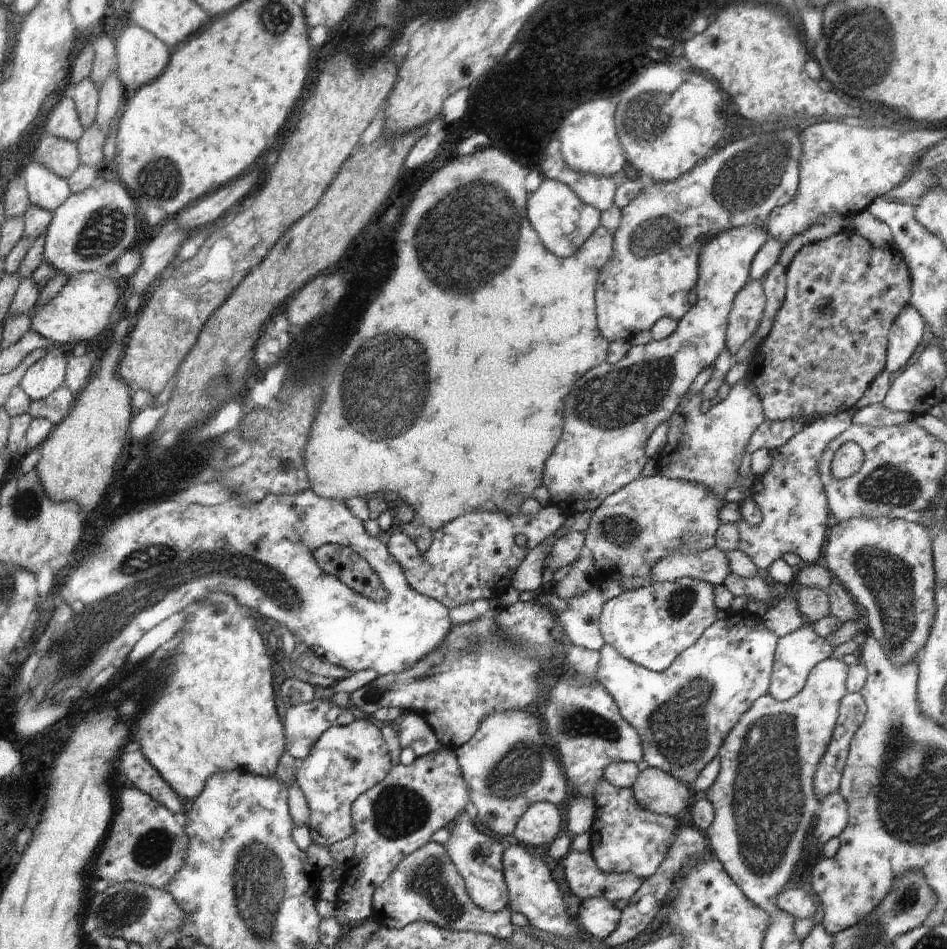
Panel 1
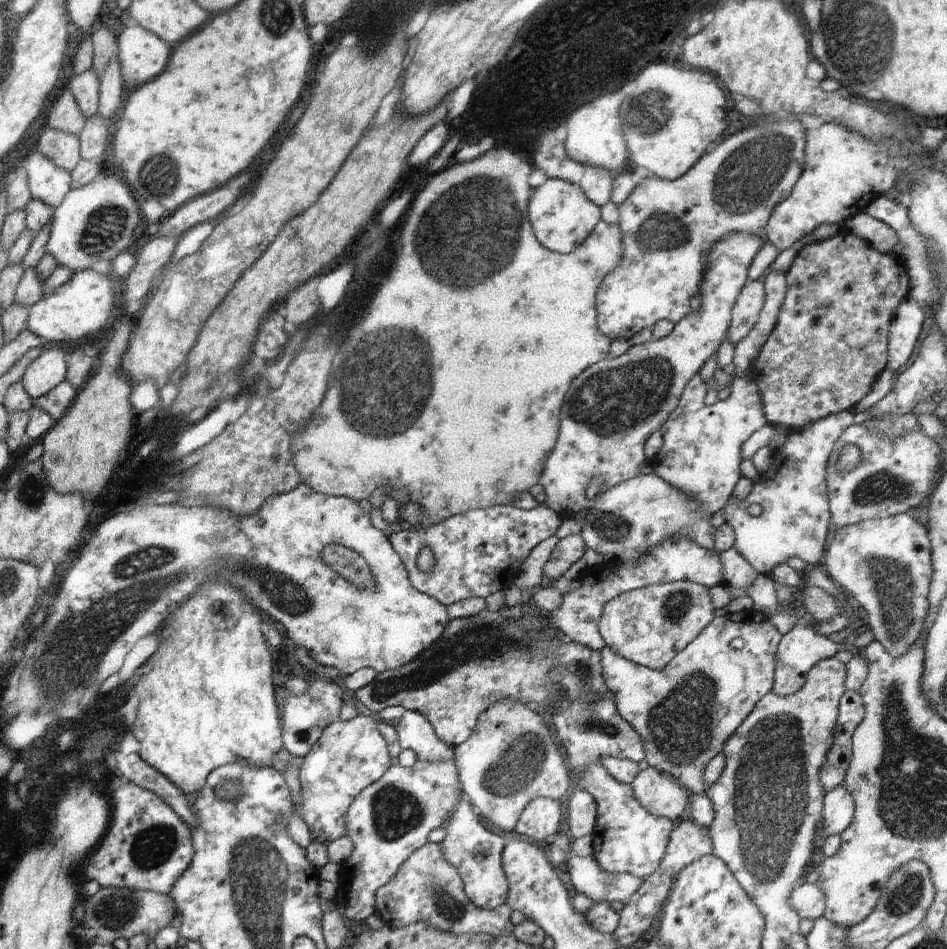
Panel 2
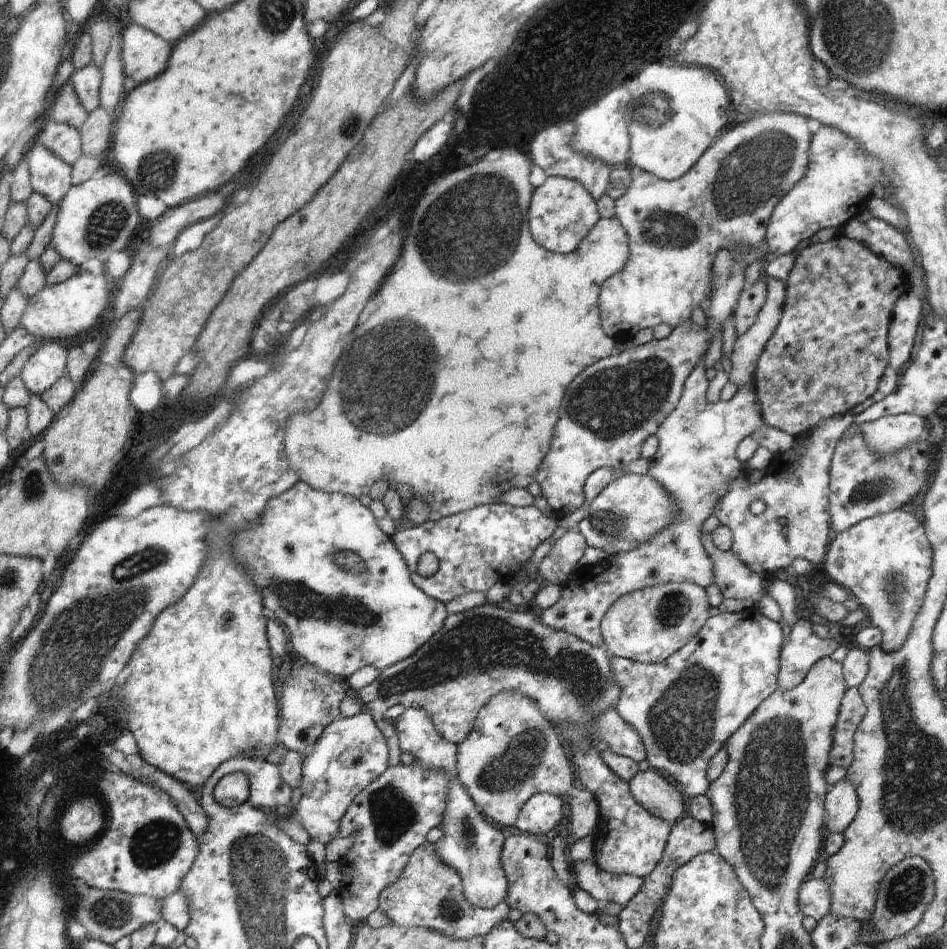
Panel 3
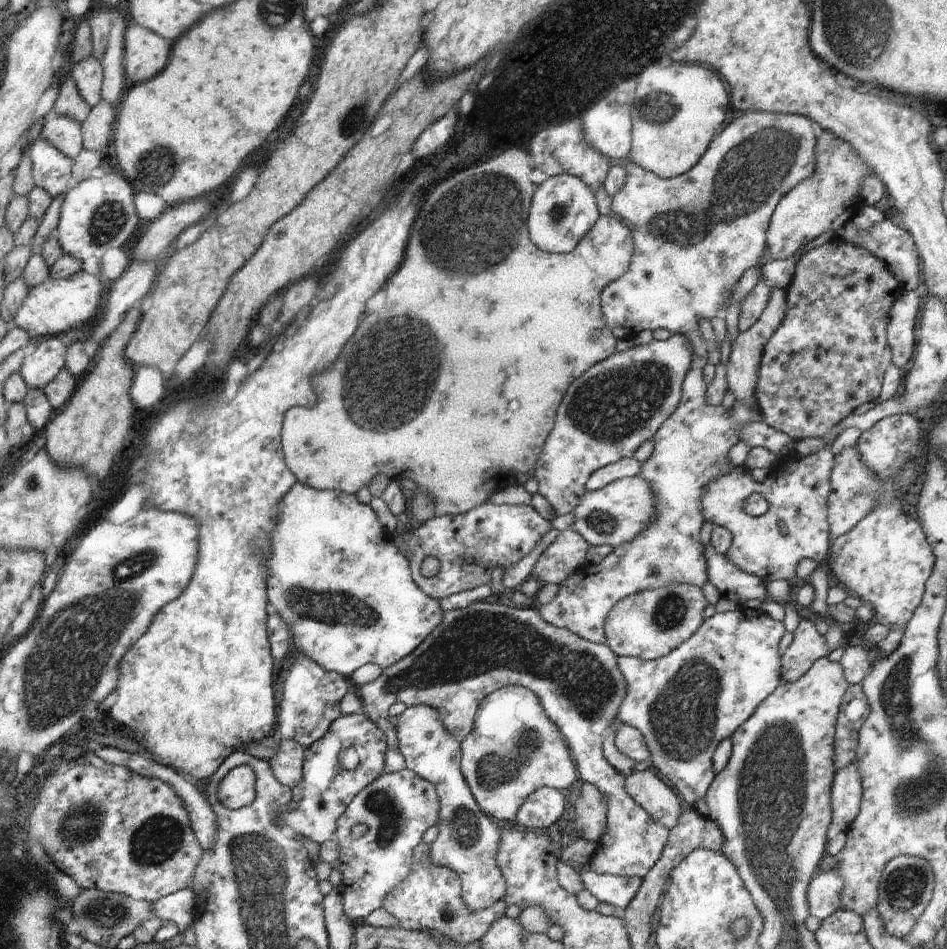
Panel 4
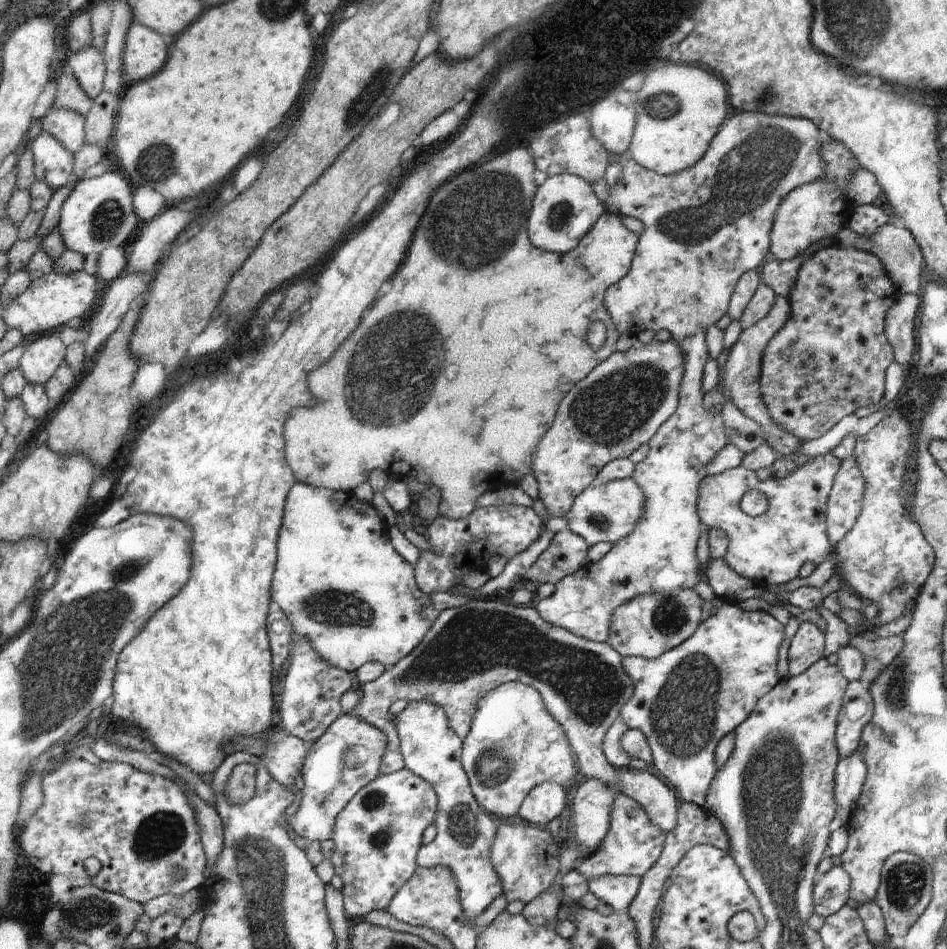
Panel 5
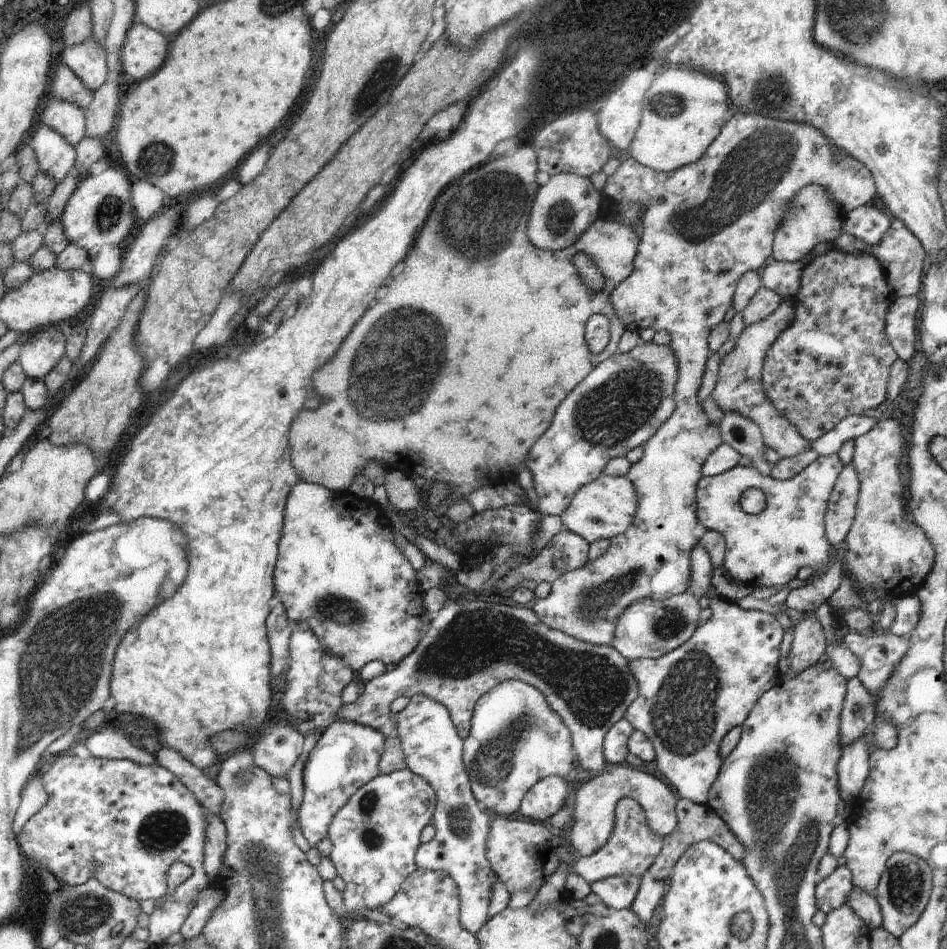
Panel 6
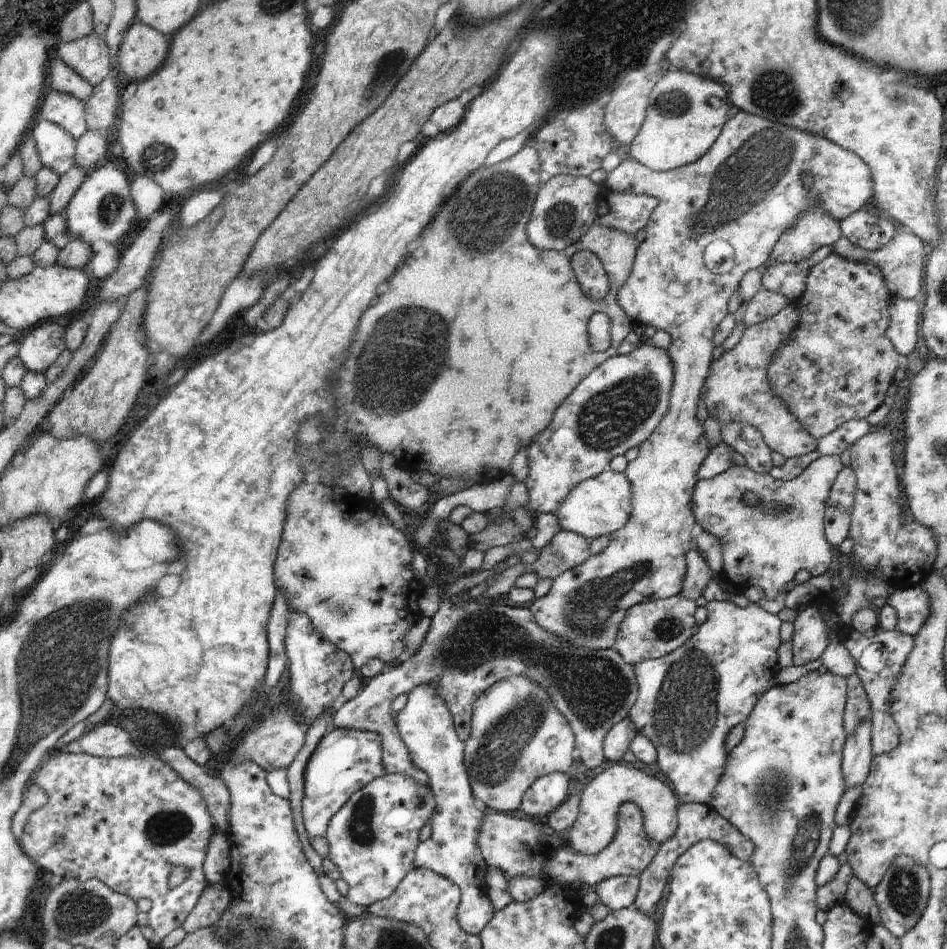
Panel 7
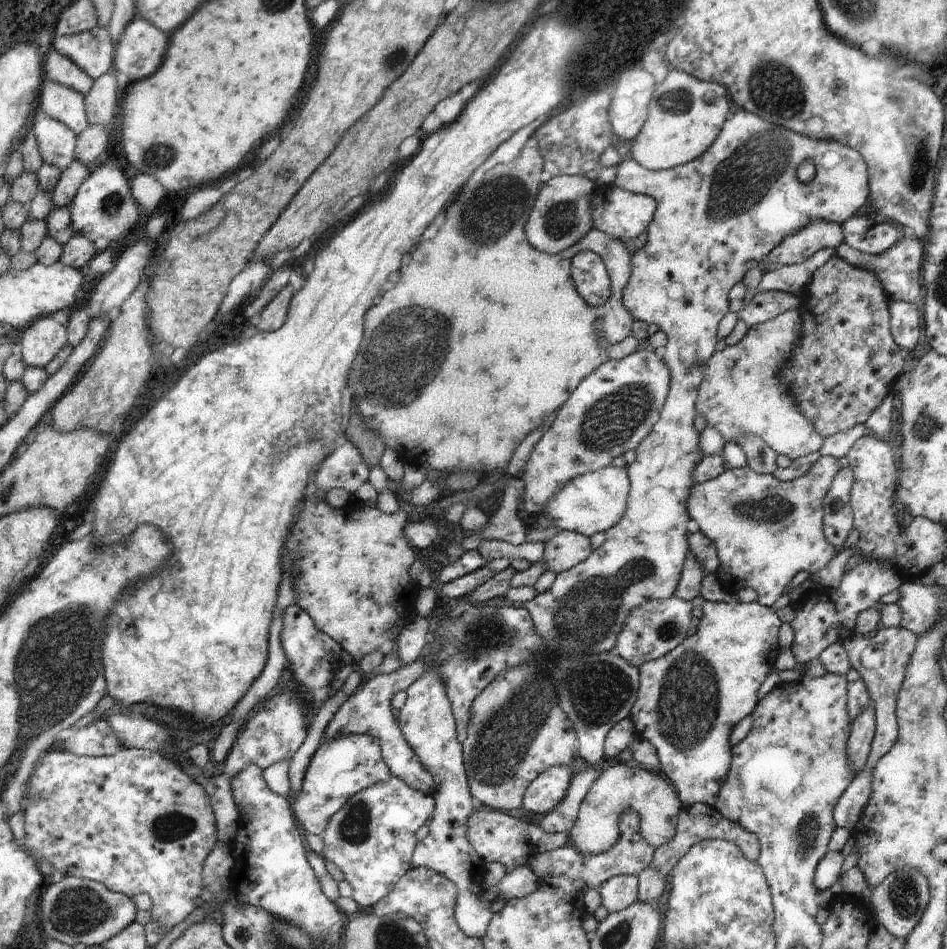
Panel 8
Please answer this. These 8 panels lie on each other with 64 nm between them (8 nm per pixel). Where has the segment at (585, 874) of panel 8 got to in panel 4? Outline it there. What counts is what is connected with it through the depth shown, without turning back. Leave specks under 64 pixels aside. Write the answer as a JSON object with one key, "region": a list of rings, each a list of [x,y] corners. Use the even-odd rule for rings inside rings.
{"region":[[[552,528],[542,536],[542,540],[532,548],[532,552],[530,552],[530,554],[522,556],[522,559],[516,562],[516,564],[518,563],[518,566],[512,566],[512,568],[504,570],[504,575],[502,577],[503,586],[514,590],[516,586],[523,584],[531,574],[532,568],[536,565],[542,552],[544,552],[550,544],[553,544],[554,540],[556,540],[558,535],[561,533],[561,531]],[[492,583],[438,599],[444,614],[440,624],[432,630],[432,634],[426,636],[426,640],[412,654],[385,668],[377,680],[356,689],[363,705],[361,712],[373,721],[387,738],[384,774],[407,768],[399,750],[396,727],[393,720],[389,719],[389,709],[392,704],[400,702],[406,704],[406,707],[424,704],[434,708],[440,714],[440,722],[444,724],[444,728],[462,743],[472,731],[474,716],[480,707],[480,702],[488,694],[504,686],[524,686],[540,698],[546,716],[564,734],[577,777],[585,783],[594,784],[594,788],[598,788],[608,800],[606,830],[596,842],[596,850],[586,868],[596,874],[644,879],[654,864],[660,860],[662,850],[668,841],[669,830],[656,823],[656,820],[652,820],[641,803],[634,801],[626,793],[625,777],[608,764],[603,754],[603,743],[607,732],[617,719],[618,710],[628,694],[626,678],[618,668],[618,656],[608,648],[607,644],[583,640],[564,628],[548,624],[533,608],[512,608],[496,602],[485,602],[485,598],[491,595]]]}

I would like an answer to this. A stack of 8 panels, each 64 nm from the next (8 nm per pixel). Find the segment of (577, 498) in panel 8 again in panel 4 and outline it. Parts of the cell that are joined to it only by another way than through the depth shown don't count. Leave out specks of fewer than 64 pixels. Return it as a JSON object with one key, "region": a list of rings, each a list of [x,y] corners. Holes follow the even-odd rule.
{"region":[[[636,475],[618,479],[600,490],[586,491],[574,512],[574,523],[570,528],[578,532],[590,546],[610,546],[612,549],[634,540],[638,532],[648,528],[656,514],[656,498],[648,482]]]}

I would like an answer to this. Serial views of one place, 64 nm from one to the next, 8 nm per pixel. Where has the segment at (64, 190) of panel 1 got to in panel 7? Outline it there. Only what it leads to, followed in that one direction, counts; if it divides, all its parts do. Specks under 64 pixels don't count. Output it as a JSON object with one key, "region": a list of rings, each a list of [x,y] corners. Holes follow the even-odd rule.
{"region":[[[37,117],[29,129],[29,134],[36,143],[43,168],[46,167],[47,169],[53,170],[61,177],[75,164],[76,141],[68,132],[63,131],[59,126],[52,124],[46,119]]]}

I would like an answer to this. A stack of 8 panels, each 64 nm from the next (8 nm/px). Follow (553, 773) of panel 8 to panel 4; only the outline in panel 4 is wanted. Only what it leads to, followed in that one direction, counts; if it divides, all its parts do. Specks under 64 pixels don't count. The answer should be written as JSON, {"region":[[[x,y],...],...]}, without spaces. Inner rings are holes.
{"region":[[[538,788],[520,806],[515,819],[522,828],[546,831],[556,827],[556,822],[563,815],[566,806],[565,793],[556,788]]]}

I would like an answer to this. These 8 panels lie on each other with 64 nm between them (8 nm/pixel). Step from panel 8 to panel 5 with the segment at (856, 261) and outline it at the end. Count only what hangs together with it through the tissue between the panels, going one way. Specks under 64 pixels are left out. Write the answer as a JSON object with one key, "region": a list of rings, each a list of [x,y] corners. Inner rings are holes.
{"region":[[[900,223],[886,224],[882,228],[878,228],[878,232],[870,238],[866,236],[858,236],[845,225],[836,236],[839,245],[844,247],[856,248],[858,251],[864,251],[876,256],[884,266],[888,277],[892,280],[899,294],[918,295],[924,286],[922,272],[922,263],[924,256],[920,246],[916,243],[916,238]]]}

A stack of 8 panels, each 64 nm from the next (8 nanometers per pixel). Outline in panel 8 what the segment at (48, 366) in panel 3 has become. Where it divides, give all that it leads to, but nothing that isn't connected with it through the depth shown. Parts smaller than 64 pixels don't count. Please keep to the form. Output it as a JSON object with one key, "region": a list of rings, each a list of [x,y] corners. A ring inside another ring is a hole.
{"region":[[[52,317],[33,320],[22,334],[19,349],[28,367],[45,368],[67,343],[67,328]]]}

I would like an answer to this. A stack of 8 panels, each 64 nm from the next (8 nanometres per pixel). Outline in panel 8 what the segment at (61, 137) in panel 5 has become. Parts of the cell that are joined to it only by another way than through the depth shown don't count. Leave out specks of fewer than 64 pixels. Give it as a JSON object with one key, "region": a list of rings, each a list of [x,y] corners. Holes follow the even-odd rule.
{"region":[[[45,79],[37,106],[48,117],[65,124],[78,136],[89,125],[84,99],[72,89]]]}

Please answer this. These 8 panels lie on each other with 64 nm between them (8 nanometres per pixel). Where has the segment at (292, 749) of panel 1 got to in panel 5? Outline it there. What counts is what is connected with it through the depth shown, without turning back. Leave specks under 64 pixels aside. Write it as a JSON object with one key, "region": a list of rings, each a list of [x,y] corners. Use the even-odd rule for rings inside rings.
{"region":[[[294,635],[290,652],[290,668],[284,678],[284,692],[280,696],[282,722],[279,728],[304,743],[315,742],[340,716],[345,715],[341,708],[341,697],[356,686],[355,676],[328,664],[306,638]]]}

